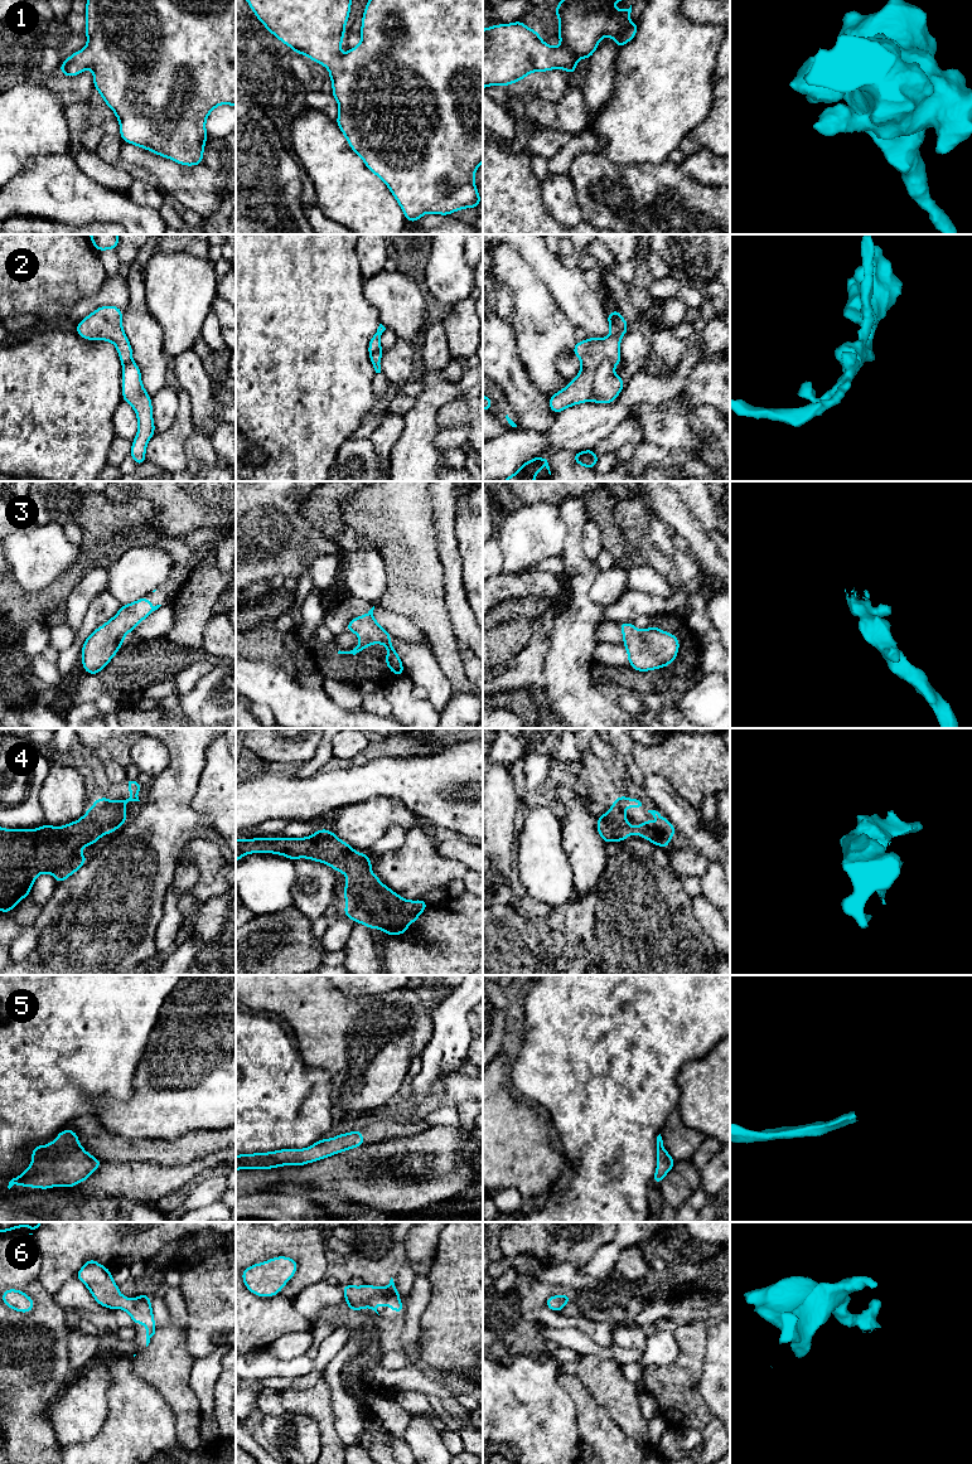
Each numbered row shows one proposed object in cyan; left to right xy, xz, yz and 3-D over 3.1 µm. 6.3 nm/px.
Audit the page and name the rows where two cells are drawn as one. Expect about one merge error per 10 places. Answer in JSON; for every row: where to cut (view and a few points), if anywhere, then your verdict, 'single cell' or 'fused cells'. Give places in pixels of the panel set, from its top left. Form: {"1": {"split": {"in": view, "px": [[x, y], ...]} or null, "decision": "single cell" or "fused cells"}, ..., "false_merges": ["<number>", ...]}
{"1": {"split": null, "decision": "single cell"}, "2": {"split": null, "decision": "single cell"}, "3": {"split": null, "decision": "single cell"}, "4": {"split": null, "decision": "single cell"}, "5": {"split": null, "decision": "single cell"}, "6": {"split": null, "decision": "single cell"}, "false_merges": []}

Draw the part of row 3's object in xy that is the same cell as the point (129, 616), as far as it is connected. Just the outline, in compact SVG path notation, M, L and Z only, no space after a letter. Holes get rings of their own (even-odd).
M148 596L122 605L112 619L97 627L84 640L82 645L83 670L92 675L98 674L125 644L124 636L160 606L153 607Z

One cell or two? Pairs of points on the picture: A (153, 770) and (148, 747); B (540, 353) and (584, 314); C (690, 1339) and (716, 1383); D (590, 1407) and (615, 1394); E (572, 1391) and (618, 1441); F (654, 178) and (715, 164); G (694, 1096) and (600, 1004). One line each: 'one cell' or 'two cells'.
A: one cell
B: two cells
C: two cells
D: two cells
E: one cell
F: two cells
G: two cells

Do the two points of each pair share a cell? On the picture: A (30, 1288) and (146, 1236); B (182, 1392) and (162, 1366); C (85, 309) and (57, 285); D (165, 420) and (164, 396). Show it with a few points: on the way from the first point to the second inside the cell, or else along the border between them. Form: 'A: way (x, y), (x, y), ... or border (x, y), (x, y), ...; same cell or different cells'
A: border (38, 1274), (39, 1283), (53, 1294); different cells
B: way (175, 1386), (168, 1372); same cell
C: border (101, 286), (95, 292), (80, 299), (66, 315); different cells
D: way (164, 413), (164, 402); same cell

